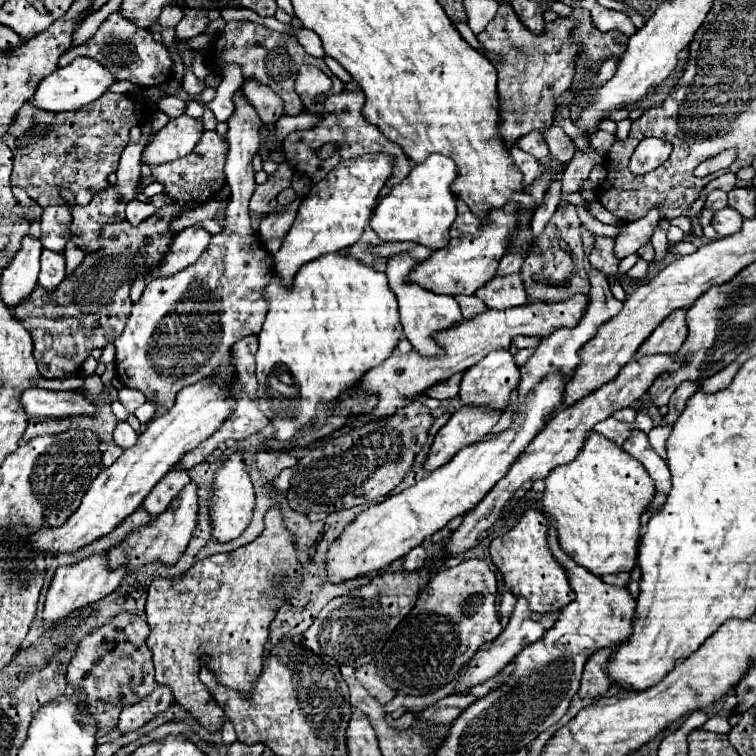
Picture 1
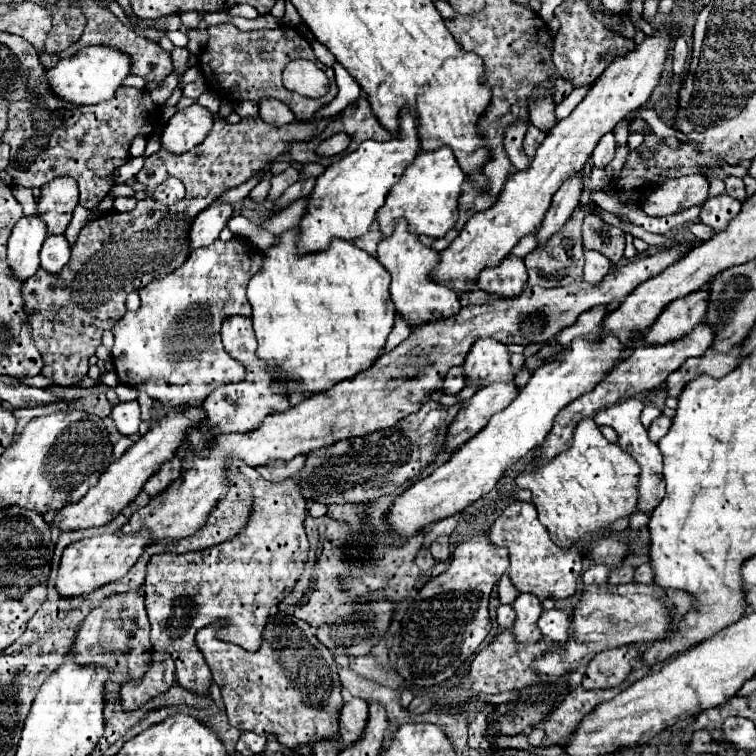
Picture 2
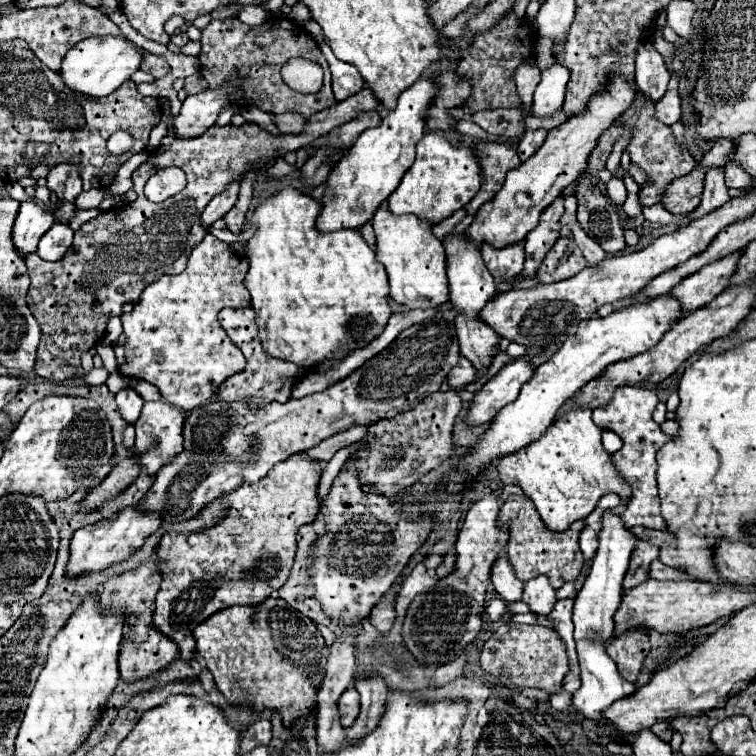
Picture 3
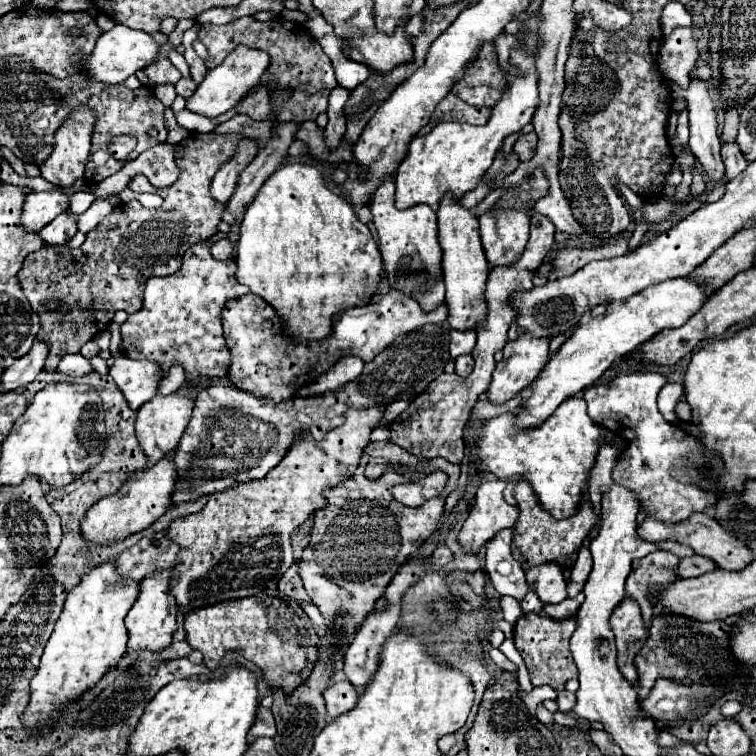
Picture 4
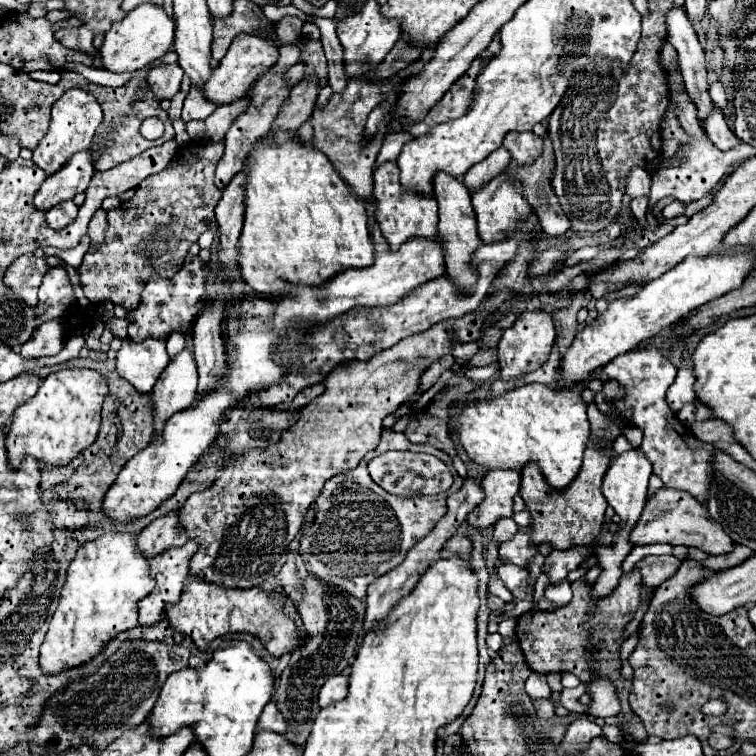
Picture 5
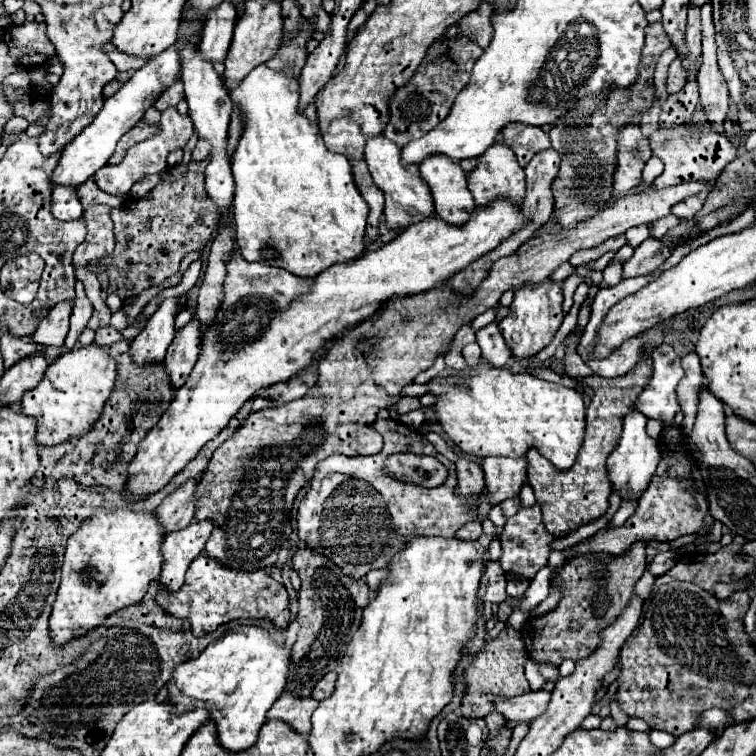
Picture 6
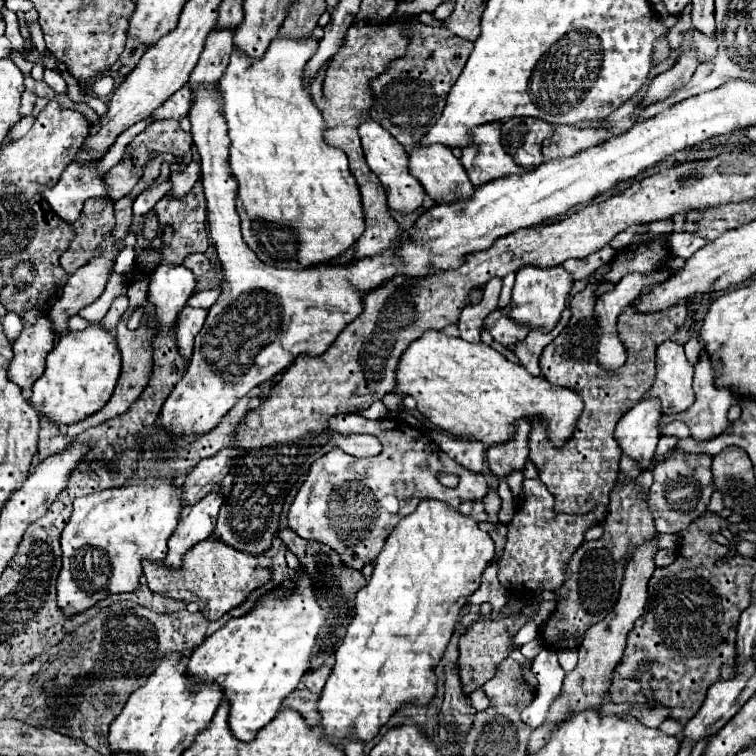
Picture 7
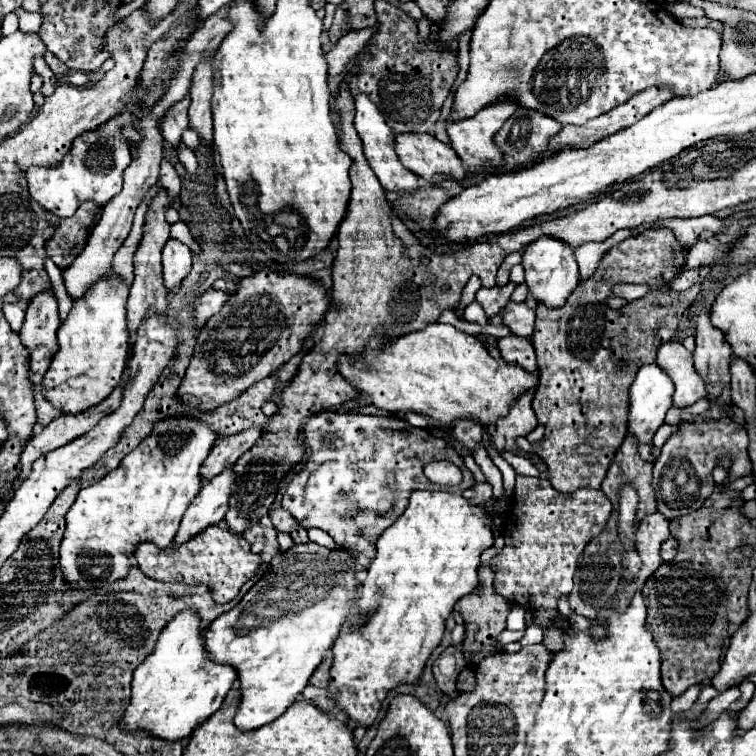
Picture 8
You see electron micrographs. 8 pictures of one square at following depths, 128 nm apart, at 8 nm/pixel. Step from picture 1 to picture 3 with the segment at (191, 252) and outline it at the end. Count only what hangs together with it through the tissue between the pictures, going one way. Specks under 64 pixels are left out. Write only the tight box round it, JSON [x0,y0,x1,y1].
[202,182,238,228]

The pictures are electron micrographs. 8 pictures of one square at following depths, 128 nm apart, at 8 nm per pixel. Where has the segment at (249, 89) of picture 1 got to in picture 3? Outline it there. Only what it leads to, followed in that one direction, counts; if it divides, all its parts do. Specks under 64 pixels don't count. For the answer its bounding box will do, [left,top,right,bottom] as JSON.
[272,112,304,134]

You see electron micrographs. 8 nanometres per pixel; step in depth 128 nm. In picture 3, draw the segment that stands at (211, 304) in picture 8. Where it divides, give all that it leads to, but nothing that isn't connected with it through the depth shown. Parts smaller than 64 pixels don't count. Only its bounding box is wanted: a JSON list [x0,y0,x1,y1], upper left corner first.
[134,402,184,476]

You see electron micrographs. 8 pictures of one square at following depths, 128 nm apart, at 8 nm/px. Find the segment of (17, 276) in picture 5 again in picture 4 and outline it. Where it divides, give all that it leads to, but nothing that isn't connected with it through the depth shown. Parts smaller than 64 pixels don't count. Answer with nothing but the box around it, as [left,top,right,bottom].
[18,132,242,372]

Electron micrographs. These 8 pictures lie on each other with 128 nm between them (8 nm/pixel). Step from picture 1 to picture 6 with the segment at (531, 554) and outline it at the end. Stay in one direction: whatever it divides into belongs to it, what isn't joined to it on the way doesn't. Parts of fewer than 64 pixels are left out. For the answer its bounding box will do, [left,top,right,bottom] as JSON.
[526,358,652,538]

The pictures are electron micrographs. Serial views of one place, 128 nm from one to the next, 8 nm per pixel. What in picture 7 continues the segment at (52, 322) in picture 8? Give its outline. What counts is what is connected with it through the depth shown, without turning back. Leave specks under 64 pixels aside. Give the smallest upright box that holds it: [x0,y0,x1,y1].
[8,316,54,388]

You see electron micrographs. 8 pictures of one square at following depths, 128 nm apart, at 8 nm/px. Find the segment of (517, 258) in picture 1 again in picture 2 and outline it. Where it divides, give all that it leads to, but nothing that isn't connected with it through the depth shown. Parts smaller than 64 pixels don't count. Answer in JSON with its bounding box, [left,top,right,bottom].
[510,232,538,256]

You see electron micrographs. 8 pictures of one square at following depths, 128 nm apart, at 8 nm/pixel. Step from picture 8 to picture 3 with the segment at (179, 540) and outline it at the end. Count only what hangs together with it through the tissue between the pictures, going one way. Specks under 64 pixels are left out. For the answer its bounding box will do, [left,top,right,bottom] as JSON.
[120,626,178,682]

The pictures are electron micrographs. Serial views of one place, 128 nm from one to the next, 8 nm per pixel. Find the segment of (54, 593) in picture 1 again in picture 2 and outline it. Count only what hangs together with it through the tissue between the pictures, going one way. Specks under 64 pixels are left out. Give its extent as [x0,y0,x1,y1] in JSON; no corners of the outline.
[56,532,148,598]

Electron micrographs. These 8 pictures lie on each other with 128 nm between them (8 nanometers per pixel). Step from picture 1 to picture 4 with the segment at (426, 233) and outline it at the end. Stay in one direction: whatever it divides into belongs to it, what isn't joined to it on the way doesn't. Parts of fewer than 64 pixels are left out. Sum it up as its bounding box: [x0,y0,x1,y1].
[396,46,538,212]

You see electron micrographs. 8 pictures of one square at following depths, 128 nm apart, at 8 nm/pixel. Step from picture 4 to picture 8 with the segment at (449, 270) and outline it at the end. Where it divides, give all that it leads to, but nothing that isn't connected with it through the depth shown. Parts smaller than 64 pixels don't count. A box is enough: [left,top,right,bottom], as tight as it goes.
[396,134,466,184]

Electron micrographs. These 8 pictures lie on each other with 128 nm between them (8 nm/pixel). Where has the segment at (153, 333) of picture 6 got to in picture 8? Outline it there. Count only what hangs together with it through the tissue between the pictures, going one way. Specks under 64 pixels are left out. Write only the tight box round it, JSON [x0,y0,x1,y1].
[162,238,192,292]

